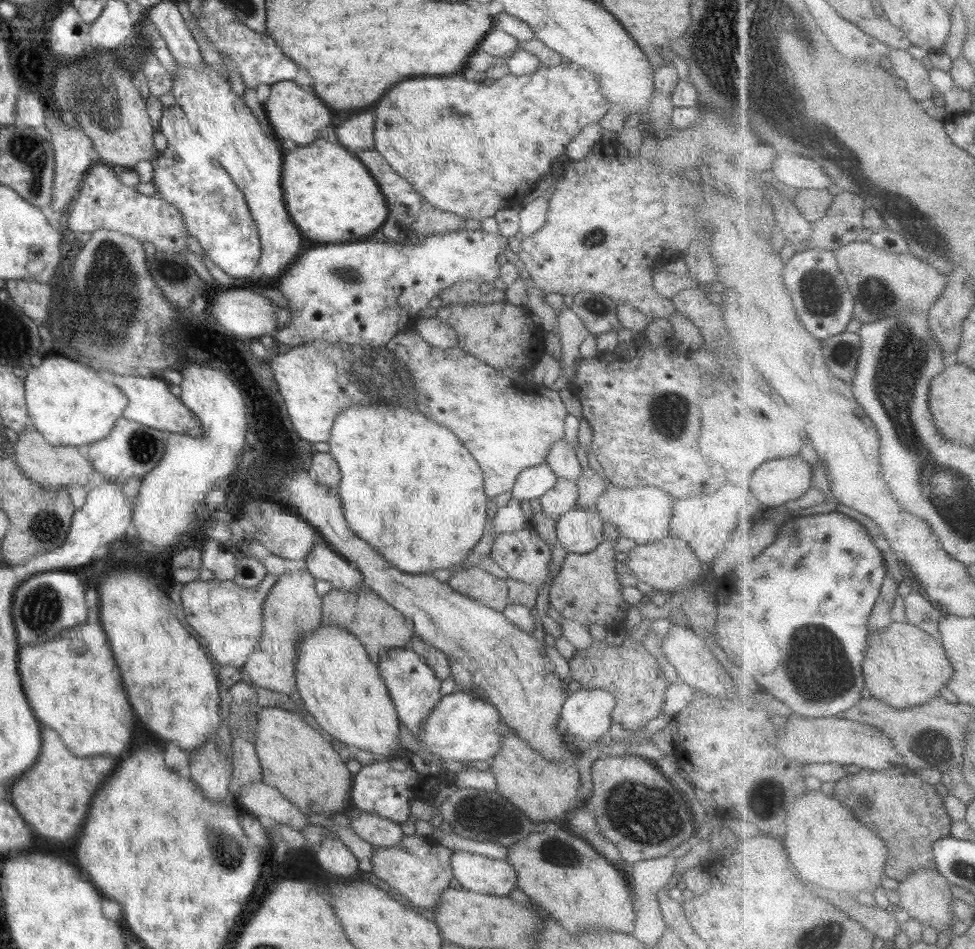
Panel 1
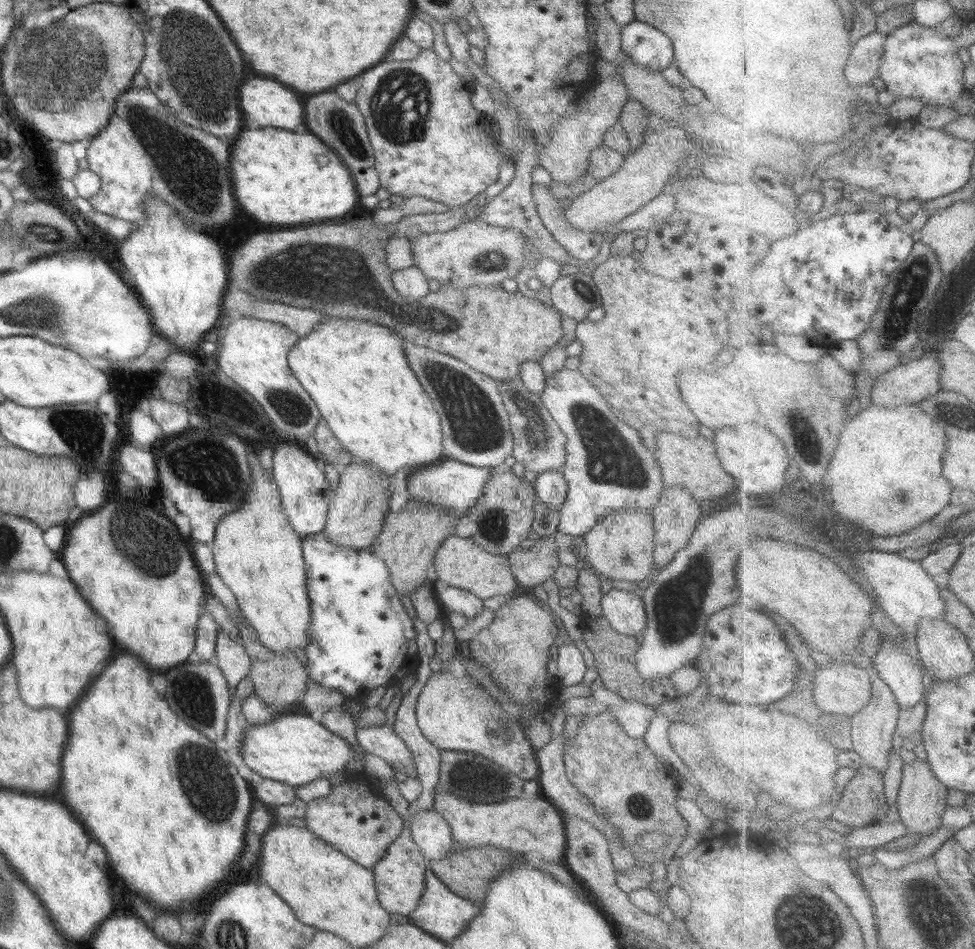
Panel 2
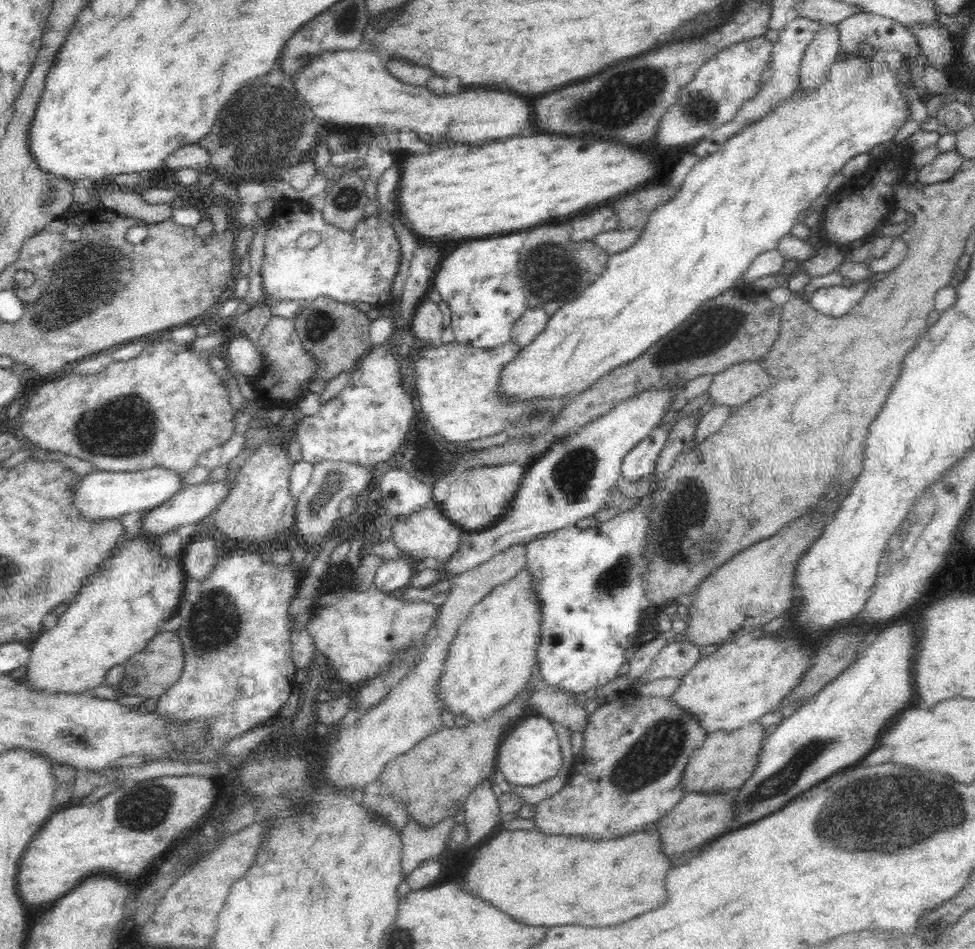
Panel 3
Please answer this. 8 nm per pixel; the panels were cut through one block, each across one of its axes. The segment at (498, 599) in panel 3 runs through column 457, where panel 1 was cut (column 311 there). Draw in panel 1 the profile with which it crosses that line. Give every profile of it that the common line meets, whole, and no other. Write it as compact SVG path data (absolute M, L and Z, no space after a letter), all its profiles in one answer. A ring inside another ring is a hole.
M320 624L314 632L310 632L296 643L298 658L294 671L297 691L304 700L305 710L314 716L319 726L351 749L372 752L380 759L401 756L400 752L396 752L400 746L400 721L396 707L388 694L384 679L378 672L377 663L370 658L360 640L342 626Z

